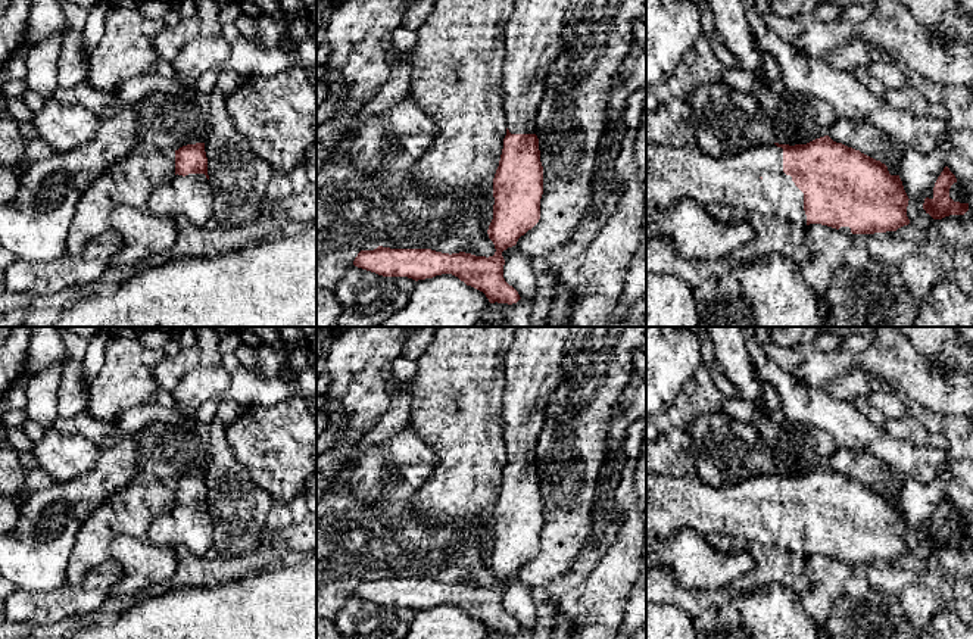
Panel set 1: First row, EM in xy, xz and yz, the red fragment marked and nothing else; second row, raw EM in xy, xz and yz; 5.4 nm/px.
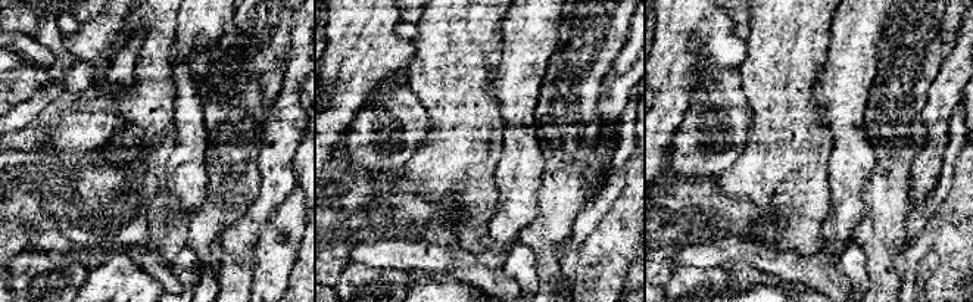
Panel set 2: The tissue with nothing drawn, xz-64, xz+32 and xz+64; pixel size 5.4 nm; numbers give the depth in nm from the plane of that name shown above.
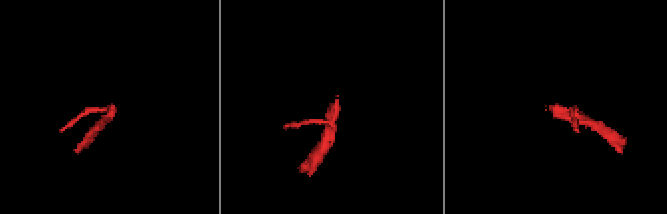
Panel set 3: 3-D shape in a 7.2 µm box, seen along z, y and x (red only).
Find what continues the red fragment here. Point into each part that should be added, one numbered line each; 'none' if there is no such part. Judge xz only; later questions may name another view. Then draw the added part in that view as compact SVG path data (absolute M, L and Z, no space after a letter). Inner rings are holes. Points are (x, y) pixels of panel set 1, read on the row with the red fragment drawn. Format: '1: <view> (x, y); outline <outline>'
1: xz (533, 37); outline M515 0L505 28L502 103L511 134L536 134L545 85L562 46L571 0Z

